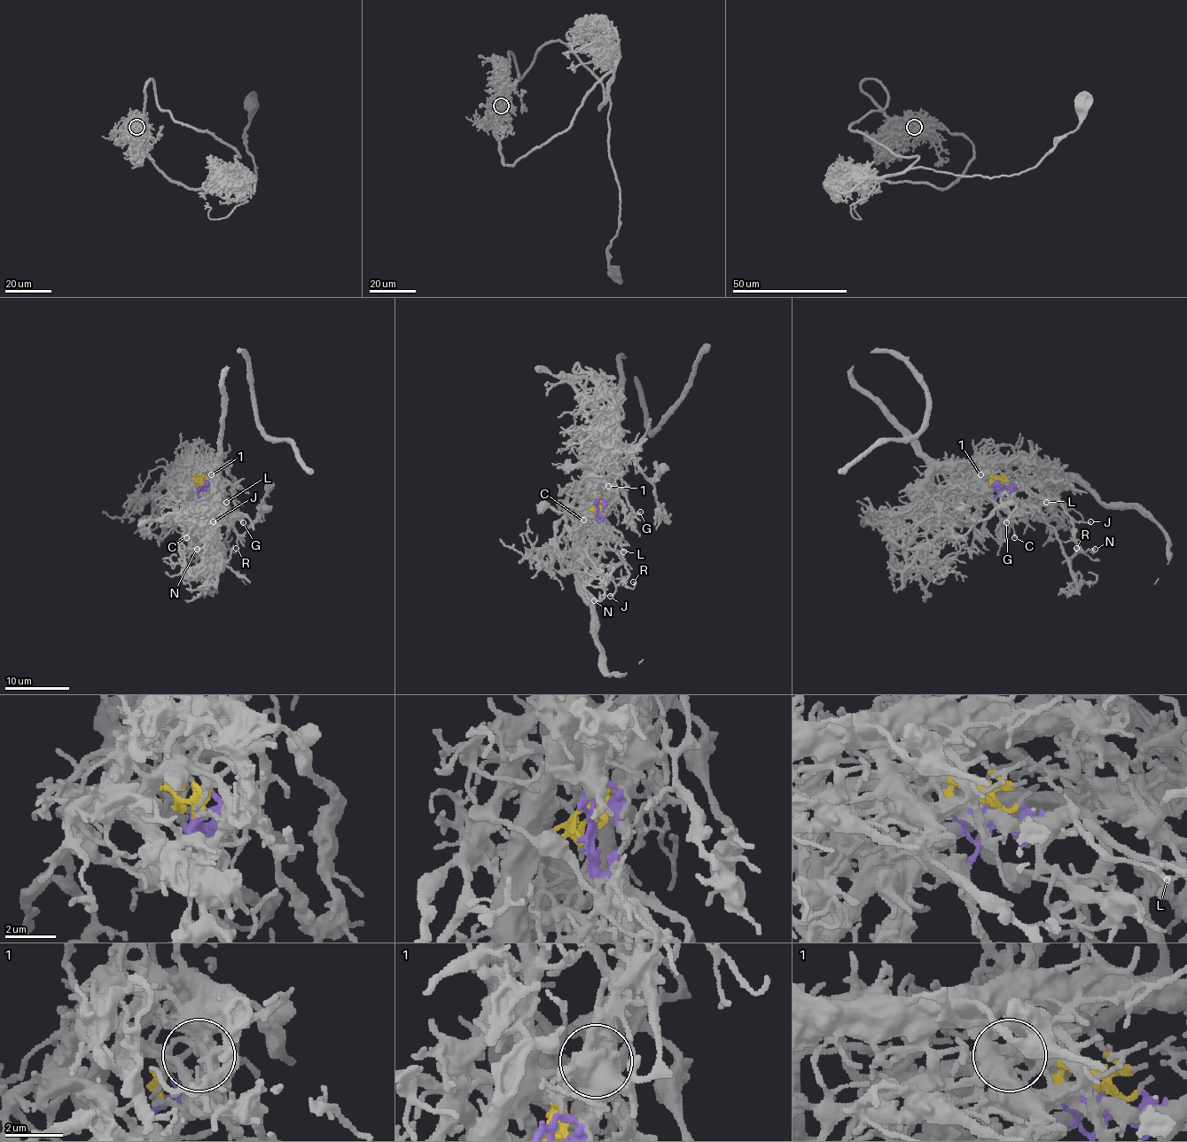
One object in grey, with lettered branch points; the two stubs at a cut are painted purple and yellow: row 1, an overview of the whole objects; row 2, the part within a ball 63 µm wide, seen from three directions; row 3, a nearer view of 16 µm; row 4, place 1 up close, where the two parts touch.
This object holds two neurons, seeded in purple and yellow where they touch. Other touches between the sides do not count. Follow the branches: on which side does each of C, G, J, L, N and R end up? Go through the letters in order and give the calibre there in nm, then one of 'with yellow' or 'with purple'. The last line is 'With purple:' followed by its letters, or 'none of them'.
C: 190 nm thick; with purple
G: 150 nm thick; with purple
J: 140 nm thick; with purple
L: 240 nm thick; with purple
N: 140 nm thick; with yellow
R: 160 nm thick; with purple
With purple: C, G, J, L, R

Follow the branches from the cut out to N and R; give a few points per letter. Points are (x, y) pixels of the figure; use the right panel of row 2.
N: (1001, 486), (1004, 480), (1040, 481), (1042, 517), (1054, 529), (1062, 552), (1071, 559), (1095, 549)
R: (1003, 486), (1056, 498), (1069, 517), (1077, 545), (1083, 552), (1077, 547)

